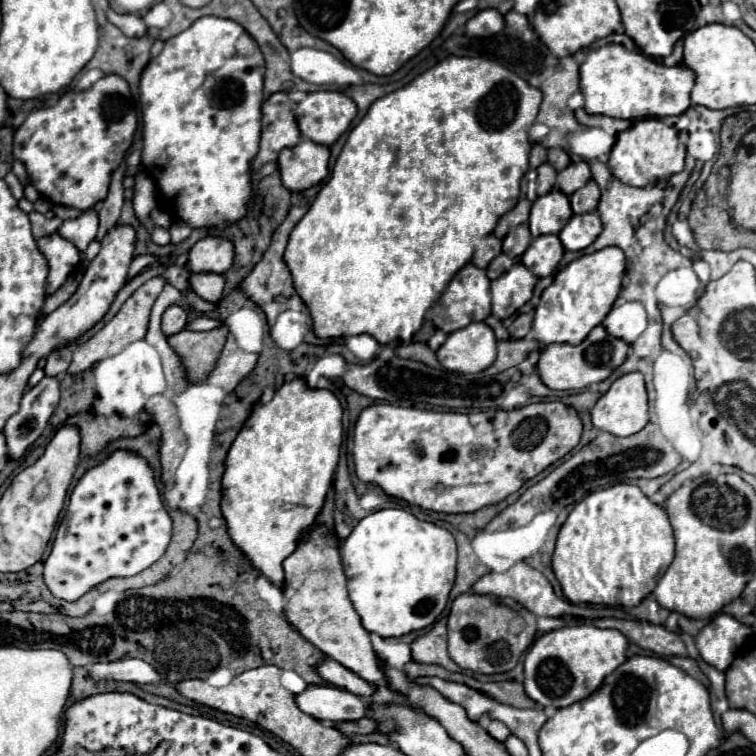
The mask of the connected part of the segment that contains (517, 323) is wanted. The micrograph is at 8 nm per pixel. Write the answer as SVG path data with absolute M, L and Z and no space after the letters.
M525 313L525 315L519 315L511 325L509 325L509 333L513 339L523 339L529 331L531 331L531 321L533 321L533 315Z

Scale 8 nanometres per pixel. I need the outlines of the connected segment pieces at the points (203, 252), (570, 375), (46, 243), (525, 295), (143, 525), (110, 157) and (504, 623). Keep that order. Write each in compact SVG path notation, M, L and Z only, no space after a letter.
M203 237L189 251L191 271L225 273L235 257L233 243L223 237Z
M597 325L581 345L569 343L553 343L541 351L541 359L537 363L539 377L549 389L585 389L593 383L601 383L607 379L615 367L619 367L627 359L629 345L605 331L603 325Z
M57 233L39 239L37 247L45 255L47 265L49 265L49 275L47 275L45 291L47 291L47 295L51 295L77 269L77 263L81 261L81 257L79 257L77 247L71 241L67 241L61 235L57 235Z
M515 263L511 271L503 273L495 281L491 281L493 295L493 317L507 319L519 307L523 307L533 296L533 287L537 277L523 267L523 263Z
M117 449L97 467L91 467L75 485L63 523L59 523L53 549L45 561L45 583L49 591L65 601L75 601L91 587L97 587L109 577L131 577L151 567L167 549L171 539L171 517L161 501L155 473L145 457L139 453Z
M103 75L91 89L85 91L67 91L61 95L57 105L31 111L31 115L15 129L13 135L13 157L21 161L29 173L31 185L39 195L51 203L91 209L97 201L103 201L109 193L111 173L119 167L129 151L137 131L137 111L131 99L127 81L121 75Z
M463 593L459 595L447 617L449 629L449 655L463 669L475 673L505 673L511 671L521 653L533 643L537 617L519 605L505 605L491 595Z

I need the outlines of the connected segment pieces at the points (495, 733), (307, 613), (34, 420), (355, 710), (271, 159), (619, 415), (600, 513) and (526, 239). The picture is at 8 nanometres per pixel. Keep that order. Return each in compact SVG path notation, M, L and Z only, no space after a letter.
M483 717L483 719L479 719L479 725L481 725L493 739L497 739L497 741L505 741L505 739L511 735L509 727L503 725L501 721L493 721L493 719Z
M313 523L303 531L297 549L283 561L283 569L285 579L281 593L285 601L285 617L297 633L327 657L373 683L377 687L371 697L375 703L407 703L403 695L395 695L395 691L387 687L369 633L361 627L361 619L347 597L347 577L341 565L337 537L325 525Z
M43 377L33 389L25 391L19 411L7 421L3 429L9 457L23 457L29 445L43 433L49 417L59 403L59 379Z
M307 685L307 689L295 695L301 711L323 721L355 721L367 715L367 705L361 697L333 687L333 685Z
M279 91L263 103L261 111L261 147L253 163L277 163L281 149L295 147L301 141L299 127L293 115L293 103L289 101L285 91Z
M627 373L627 375L619 377L617 381L613 381L609 391L593 407L591 417L593 417L593 425L597 429L607 431L617 437L629 437L629 435L639 433L649 421L647 391L645 391L645 383L643 383L643 375L641 373Z
M619 483L589 493L563 523L553 553L553 571L571 603L639 605L657 585L657 575L675 557L667 511L651 503L637 485Z
M527 223L515 227L515 231L509 231L507 237L503 239L503 253L509 255L511 259L517 259L525 253L525 249L529 247L529 243L533 241Z

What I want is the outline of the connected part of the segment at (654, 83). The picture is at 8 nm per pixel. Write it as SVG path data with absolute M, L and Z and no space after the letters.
M603 45L597 51L589 51L581 65L581 93L585 97L585 111L611 115L617 119L641 119L641 117L667 117L681 115L689 109L691 89L695 85L695 73L689 67L667 67L643 53L627 51L623 45Z

